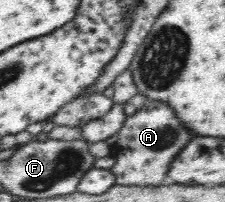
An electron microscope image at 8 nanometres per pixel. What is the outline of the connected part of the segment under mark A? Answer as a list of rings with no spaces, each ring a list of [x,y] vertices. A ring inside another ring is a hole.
[[[149,101],[146,107],[126,118],[125,124],[117,133],[113,155],[116,158],[111,172],[116,175],[118,185],[160,185],[168,175],[172,159],[188,143],[190,135],[180,127],[172,107],[160,101]]]

